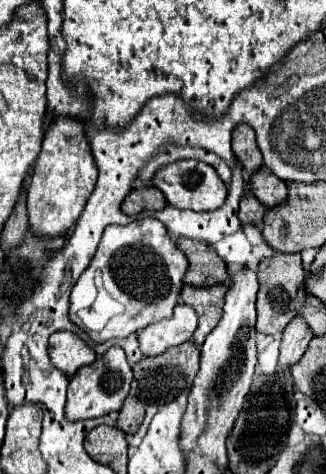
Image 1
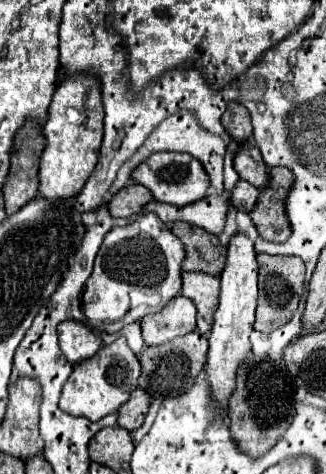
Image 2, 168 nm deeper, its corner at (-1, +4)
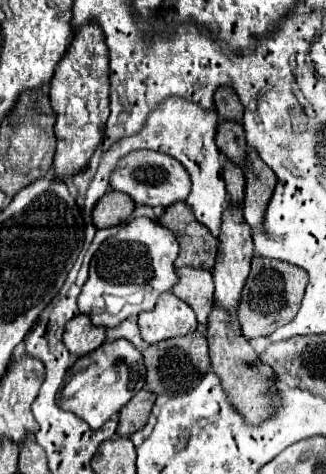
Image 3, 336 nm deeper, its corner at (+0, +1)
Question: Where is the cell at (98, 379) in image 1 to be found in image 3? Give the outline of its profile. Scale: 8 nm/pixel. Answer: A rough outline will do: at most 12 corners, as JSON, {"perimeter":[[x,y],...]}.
{"perimeter":[[105,341],[65,375],[59,407],[91,429],[145,385],[141,353]]}

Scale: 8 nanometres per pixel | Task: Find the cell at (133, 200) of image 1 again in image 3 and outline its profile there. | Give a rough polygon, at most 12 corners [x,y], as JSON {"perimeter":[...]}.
{"perimeter":[[119,191],[105,193],[93,209],[99,229],[119,225],[135,201]]}

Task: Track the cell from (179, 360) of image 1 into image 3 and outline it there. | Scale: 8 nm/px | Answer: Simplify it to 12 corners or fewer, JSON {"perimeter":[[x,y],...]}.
{"perimeter":[[199,331],[143,351],[145,389],[187,393],[209,369]]}

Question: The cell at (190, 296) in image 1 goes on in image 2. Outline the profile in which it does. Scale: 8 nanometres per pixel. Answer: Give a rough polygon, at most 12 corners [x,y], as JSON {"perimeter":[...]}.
{"perimeter":[[182,272],[182,296],[198,310],[198,332],[212,328],[220,280]]}

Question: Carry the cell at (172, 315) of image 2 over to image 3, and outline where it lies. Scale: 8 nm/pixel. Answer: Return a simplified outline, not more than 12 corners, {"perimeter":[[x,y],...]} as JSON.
{"perimeter":[[173,293],[139,315],[149,345],[193,333],[193,309]]}

